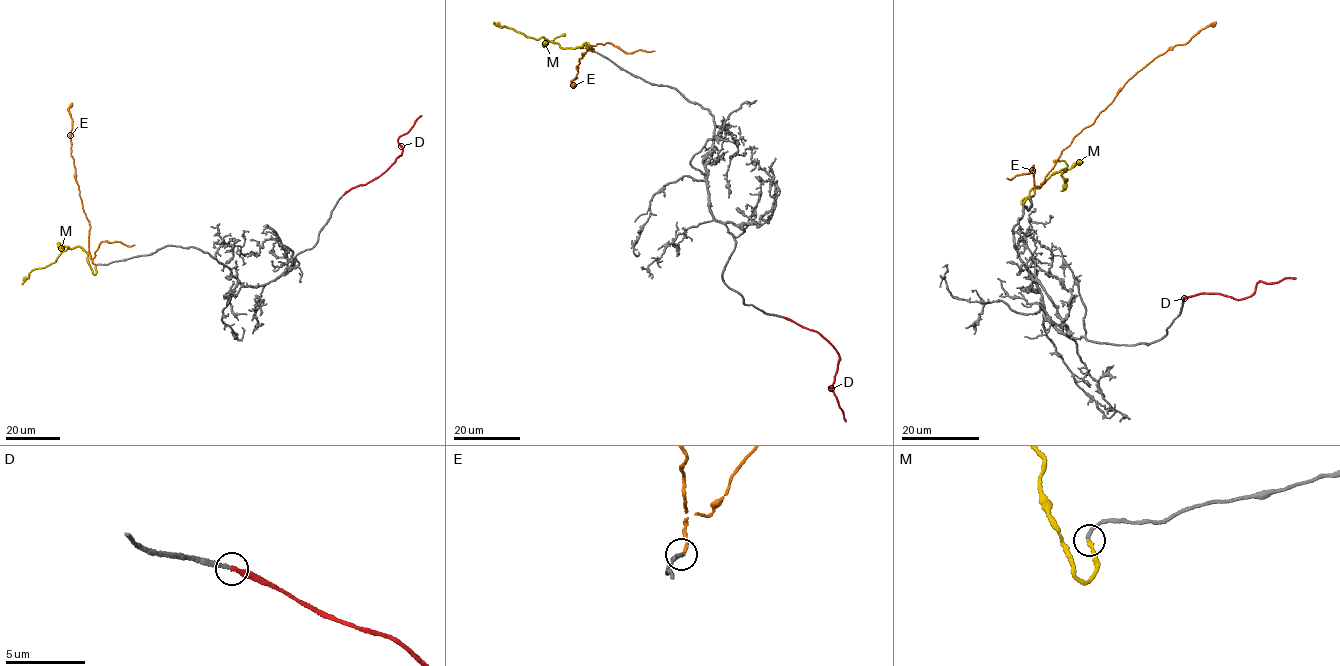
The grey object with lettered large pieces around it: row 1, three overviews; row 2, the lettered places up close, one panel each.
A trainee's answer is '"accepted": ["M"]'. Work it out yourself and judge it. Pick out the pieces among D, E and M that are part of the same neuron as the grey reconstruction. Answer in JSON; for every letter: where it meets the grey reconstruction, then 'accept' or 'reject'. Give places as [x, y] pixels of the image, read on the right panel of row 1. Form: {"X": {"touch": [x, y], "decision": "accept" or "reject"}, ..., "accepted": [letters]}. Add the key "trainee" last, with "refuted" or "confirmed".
{"D": {"touch": [1183, 300], "decision": "accept"}, "E": {"touch": [1033, 196], "decision": "reject"}, "M": {"touch": [1030, 197], "decision": "accept"}, "accepted": ["D", "M"], "trainee": "refuted"}

